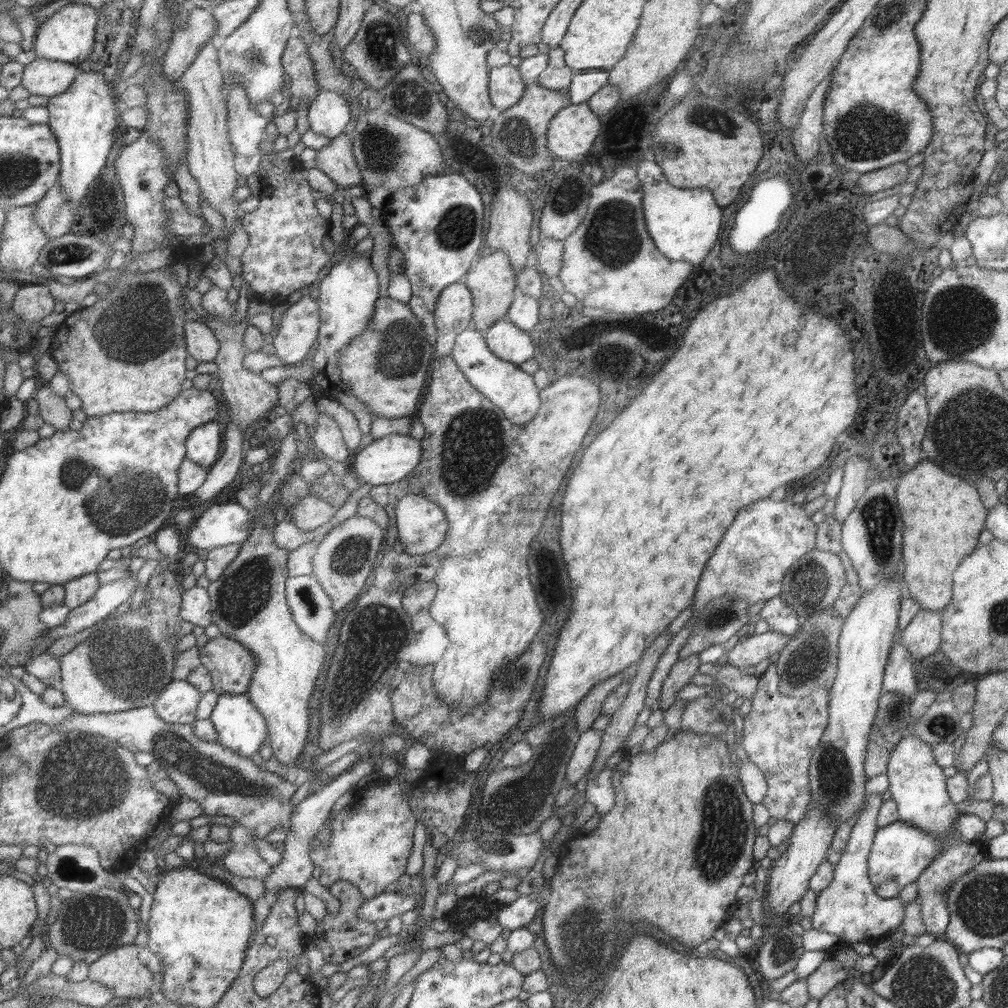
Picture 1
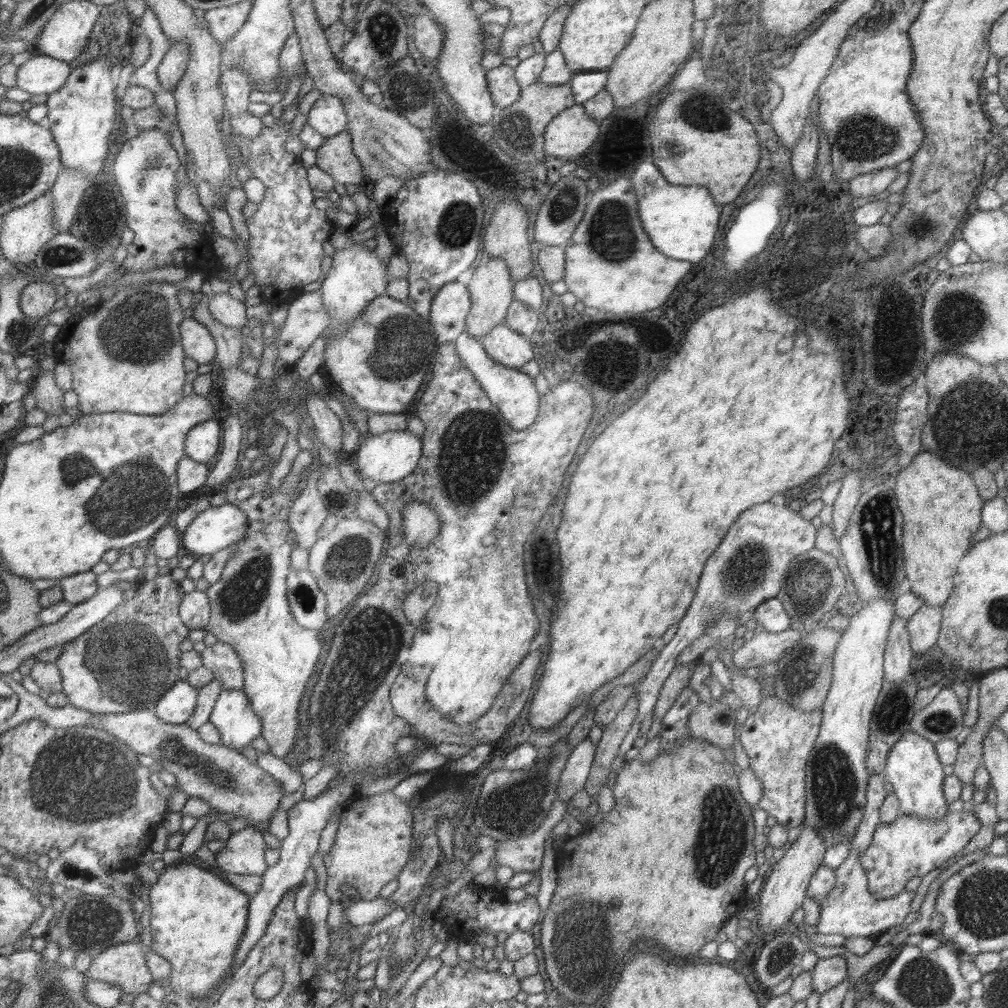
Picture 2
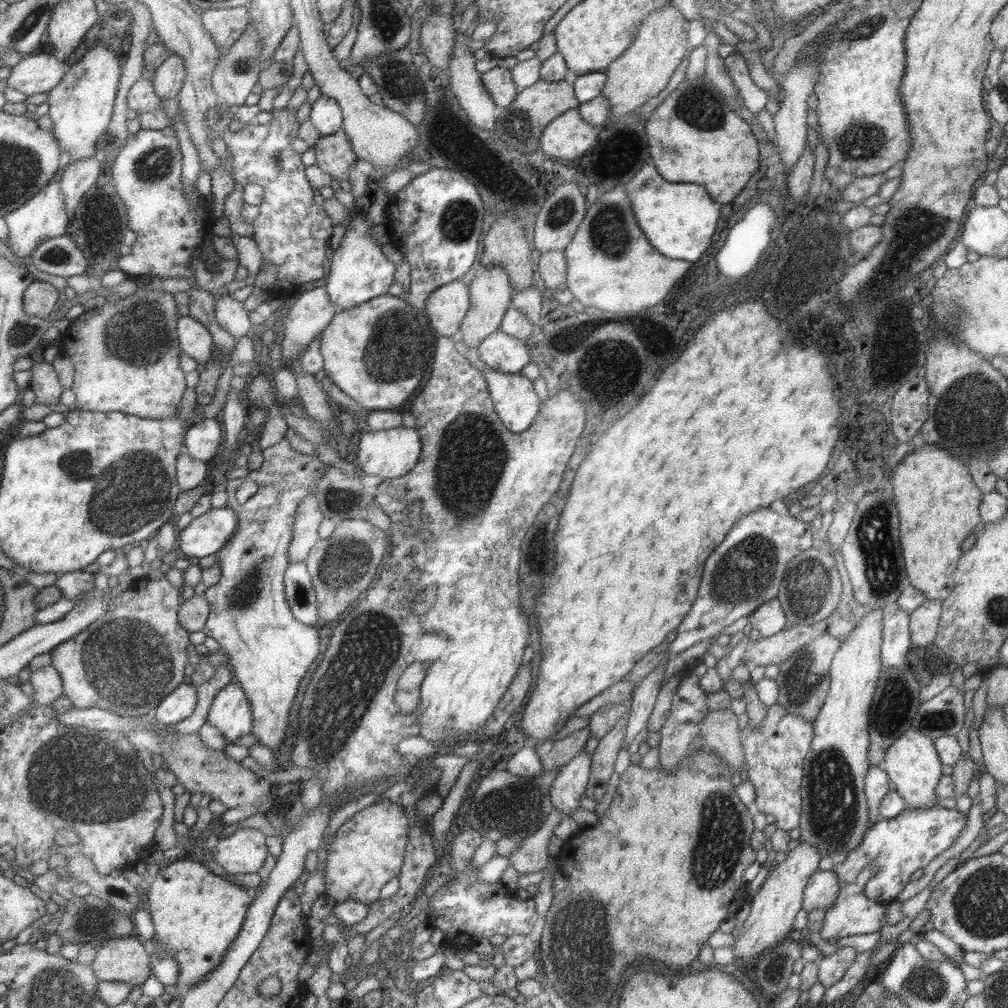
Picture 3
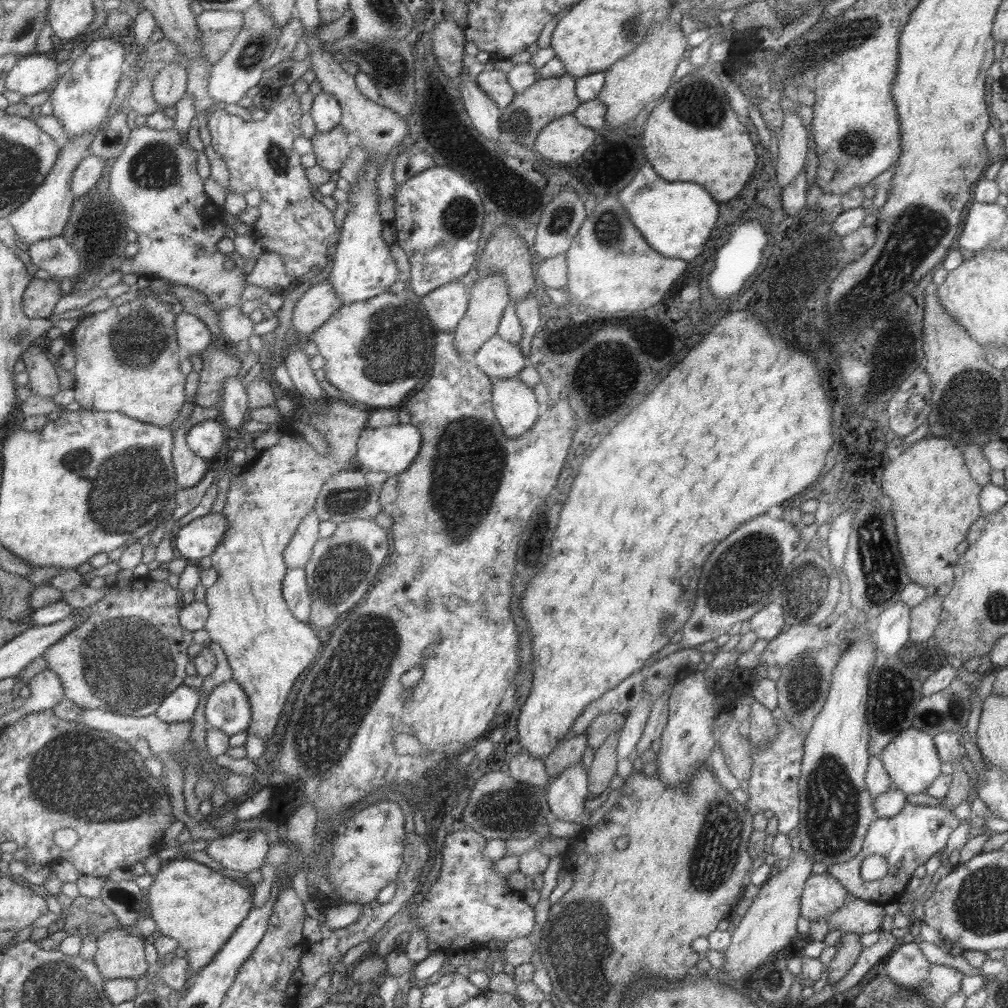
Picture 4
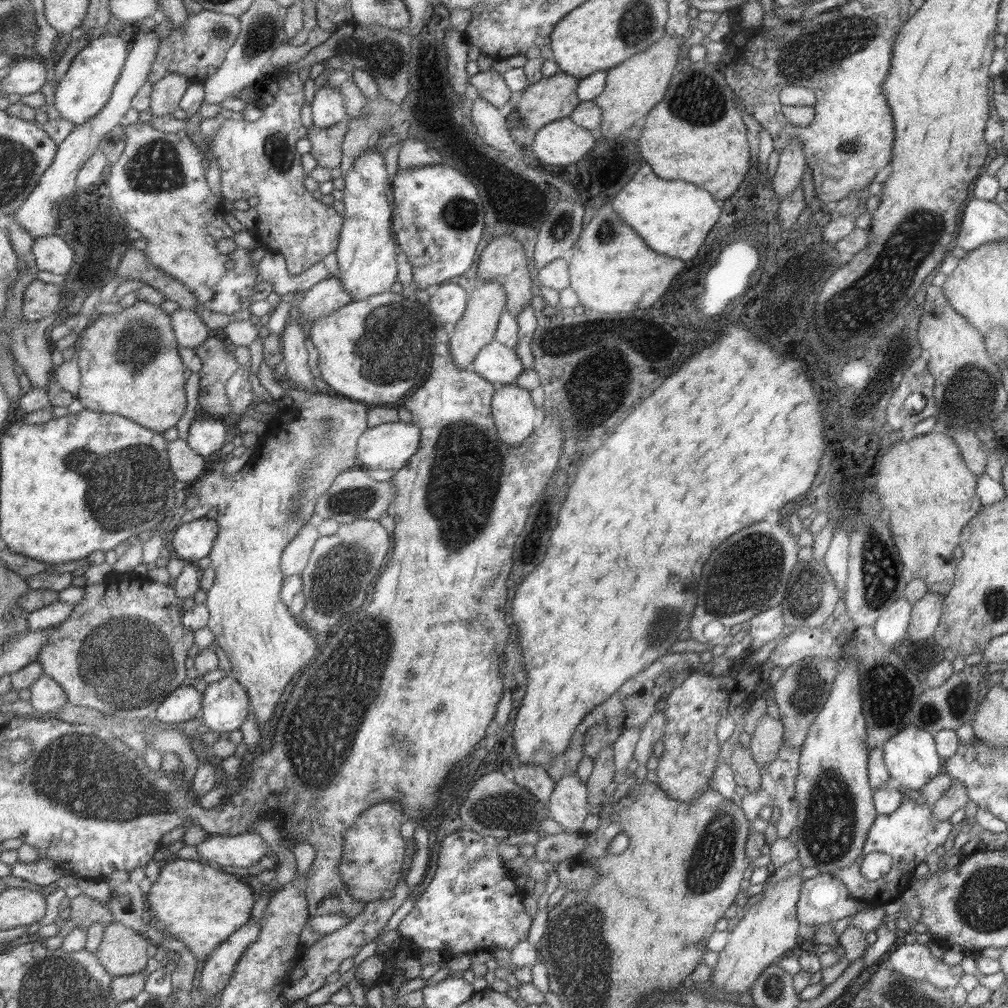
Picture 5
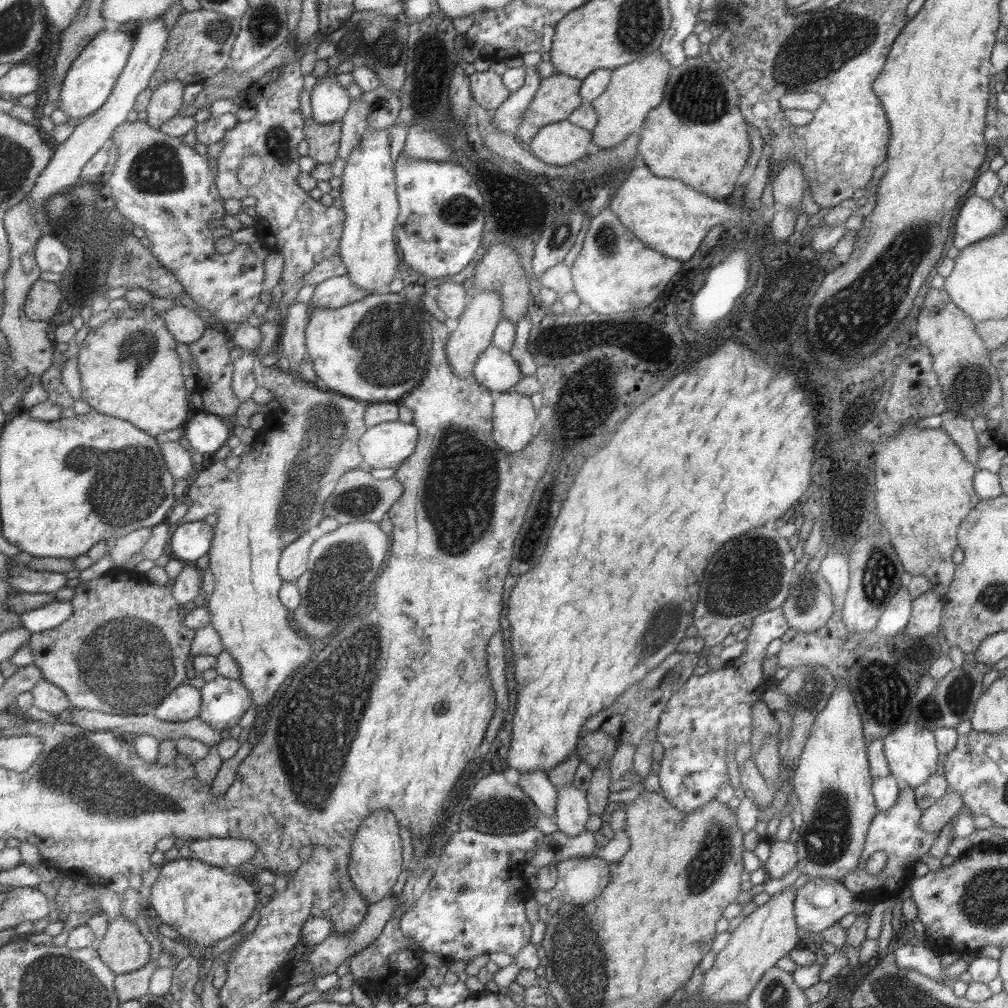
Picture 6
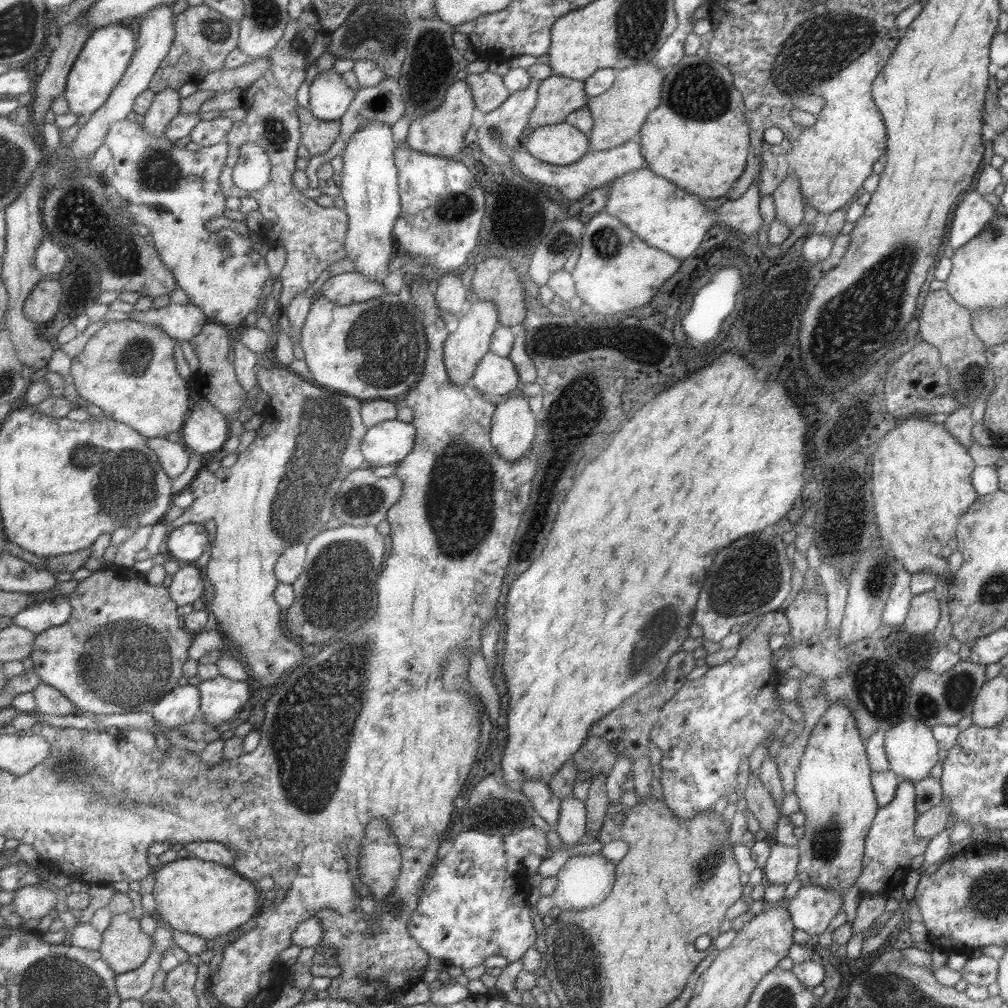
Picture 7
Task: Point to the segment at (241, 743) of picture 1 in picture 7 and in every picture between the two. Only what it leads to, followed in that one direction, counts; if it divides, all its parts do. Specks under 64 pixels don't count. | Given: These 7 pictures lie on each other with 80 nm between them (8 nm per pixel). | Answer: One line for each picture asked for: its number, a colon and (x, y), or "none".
2: (232, 715)
3: (229, 711)
4: (227, 708)
5: (224, 705)
6: (223, 700)
7: (220, 698)

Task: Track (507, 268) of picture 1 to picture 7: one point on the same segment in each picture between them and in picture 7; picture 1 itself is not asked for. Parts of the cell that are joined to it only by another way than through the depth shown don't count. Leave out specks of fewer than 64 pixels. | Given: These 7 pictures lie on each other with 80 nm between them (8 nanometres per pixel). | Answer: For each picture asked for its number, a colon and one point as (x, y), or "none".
2: (491, 288)
3: (490, 294)
4: (488, 297)
5: (476, 327)
6: (475, 327)
7: (463, 349)

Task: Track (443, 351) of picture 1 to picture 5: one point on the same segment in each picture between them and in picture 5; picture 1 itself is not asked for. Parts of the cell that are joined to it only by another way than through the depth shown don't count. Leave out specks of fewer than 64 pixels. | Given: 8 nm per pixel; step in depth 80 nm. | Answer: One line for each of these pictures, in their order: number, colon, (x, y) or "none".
2: (449, 308)
3: (446, 307)
4: (444, 306)
5: (447, 301)

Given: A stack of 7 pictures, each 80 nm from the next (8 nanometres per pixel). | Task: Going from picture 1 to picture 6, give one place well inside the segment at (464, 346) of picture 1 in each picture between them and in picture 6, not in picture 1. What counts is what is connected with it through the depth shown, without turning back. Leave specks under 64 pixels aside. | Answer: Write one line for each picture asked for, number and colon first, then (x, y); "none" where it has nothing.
2: (513, 393)
3: (516, 404)
4: (514, 405)
5: (512, 411)
6: (513, 416)

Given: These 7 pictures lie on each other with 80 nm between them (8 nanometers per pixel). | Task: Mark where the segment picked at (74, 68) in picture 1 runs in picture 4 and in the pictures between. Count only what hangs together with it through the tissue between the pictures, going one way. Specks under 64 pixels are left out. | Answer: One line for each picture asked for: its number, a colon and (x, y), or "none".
2: (42, 74)
3: (35, 73)
4: (32, 74)

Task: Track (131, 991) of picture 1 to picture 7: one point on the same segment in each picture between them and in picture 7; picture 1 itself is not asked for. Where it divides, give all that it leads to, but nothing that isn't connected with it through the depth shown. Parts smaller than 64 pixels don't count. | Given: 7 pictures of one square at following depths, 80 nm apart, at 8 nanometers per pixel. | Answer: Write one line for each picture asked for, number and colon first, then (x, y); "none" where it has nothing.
2: (124, 964)
3: (123, 959)
4: (120, 952)
5: (123, 952)
6: (123, 948)
7: (125, 946)

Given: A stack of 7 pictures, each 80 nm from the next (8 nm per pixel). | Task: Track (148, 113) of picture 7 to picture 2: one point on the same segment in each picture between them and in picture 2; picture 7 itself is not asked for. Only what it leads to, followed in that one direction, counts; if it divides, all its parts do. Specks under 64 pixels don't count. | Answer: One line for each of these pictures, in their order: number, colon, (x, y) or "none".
2: (172, 66)
3: (168, 78)
4: (169, 85)
5: (165, 95)
6: (164, 103)

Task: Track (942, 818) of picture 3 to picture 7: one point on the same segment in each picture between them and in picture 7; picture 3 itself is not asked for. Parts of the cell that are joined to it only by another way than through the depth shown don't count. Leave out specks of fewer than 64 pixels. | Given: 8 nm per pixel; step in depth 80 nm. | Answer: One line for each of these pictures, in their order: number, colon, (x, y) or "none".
4: (909, 838)
5: (908, 834)
6: (896, 832)
7: (890, 843)

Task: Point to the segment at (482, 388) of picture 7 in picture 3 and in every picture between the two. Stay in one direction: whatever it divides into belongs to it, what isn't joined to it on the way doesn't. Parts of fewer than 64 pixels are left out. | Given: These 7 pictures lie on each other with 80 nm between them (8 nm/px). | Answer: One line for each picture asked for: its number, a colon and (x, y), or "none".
3: (498, 351)
4: (496, 358)
5: (497, 364)
6: (495, 370)

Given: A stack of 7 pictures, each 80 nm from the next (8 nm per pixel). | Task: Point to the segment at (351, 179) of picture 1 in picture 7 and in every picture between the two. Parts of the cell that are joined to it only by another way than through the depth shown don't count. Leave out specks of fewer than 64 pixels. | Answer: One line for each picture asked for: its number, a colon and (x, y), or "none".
2: (334, 156)
3: (333, 154)
4: (331, 147)
5: (325, 143)
6: (323, 140)
7: (317, 135)

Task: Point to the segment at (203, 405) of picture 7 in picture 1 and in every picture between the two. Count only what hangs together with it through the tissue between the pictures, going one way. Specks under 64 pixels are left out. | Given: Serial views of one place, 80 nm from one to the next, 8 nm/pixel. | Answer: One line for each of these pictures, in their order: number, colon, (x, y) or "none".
1: (202, 445)
2: (202, 442)
3: (201, 440)
4: (205, 438)
5: (205, 436)
6: (205, 433)

